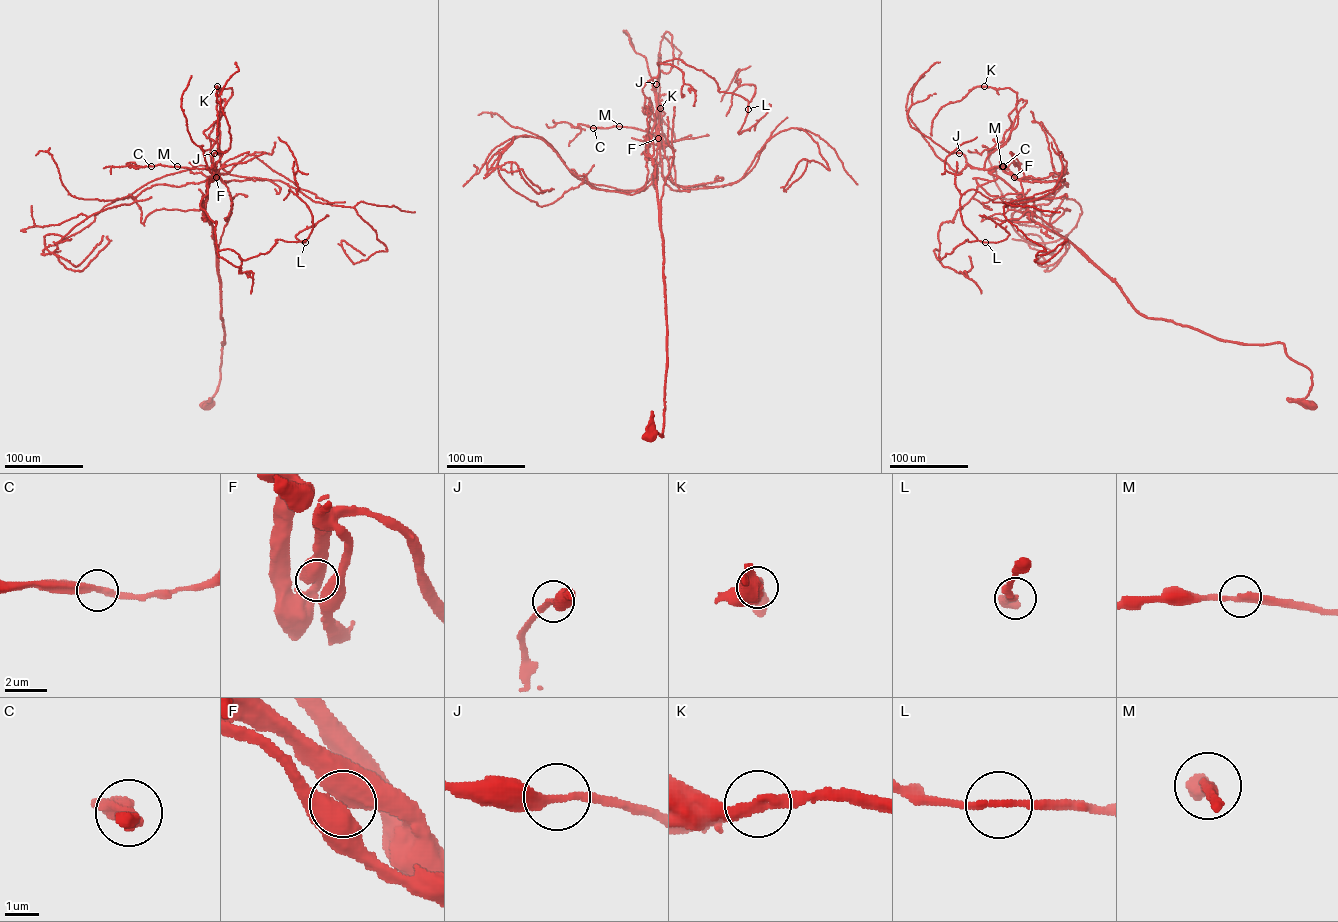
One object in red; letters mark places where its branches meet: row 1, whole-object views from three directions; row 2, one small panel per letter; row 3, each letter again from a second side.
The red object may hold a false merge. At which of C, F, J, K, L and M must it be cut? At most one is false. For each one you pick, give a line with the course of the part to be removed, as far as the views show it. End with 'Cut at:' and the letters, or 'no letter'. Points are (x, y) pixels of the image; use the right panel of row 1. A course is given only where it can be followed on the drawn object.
Cut at: no letter

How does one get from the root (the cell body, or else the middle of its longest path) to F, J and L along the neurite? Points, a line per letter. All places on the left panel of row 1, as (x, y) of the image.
F: (206, 404), (220, 378), (224, 330), (218, 247), (233, 204), (227, 187), (218, 174), (216, 177)
J: (206, 404), (219, 384), (224, 343), (216, 249), (205, 213), (214, 153)
L: (206, 404), (224, 330), (206, 186), (200, 206), (219, 250), (245, 260), (276, 239), (305, 242)

